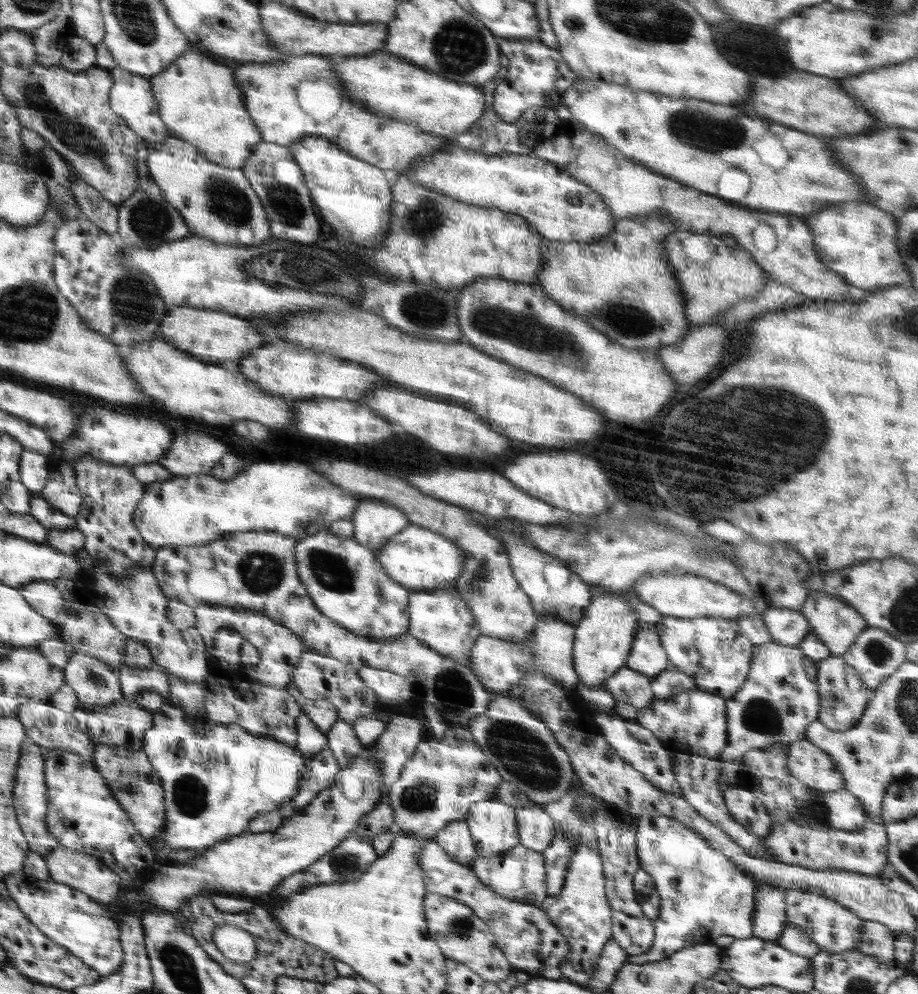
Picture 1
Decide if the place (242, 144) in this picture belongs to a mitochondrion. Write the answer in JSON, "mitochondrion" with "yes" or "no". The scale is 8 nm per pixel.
{"mitochondrion":"no"}

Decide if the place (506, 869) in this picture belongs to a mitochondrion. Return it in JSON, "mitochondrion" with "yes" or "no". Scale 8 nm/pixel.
{"mitochondrion":"no"}

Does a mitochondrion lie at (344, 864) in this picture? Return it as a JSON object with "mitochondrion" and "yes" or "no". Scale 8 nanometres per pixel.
{"mitochondrion":"yes"}

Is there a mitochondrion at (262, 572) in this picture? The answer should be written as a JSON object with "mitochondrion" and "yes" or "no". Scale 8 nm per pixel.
{"mitochondrion":"yes"}

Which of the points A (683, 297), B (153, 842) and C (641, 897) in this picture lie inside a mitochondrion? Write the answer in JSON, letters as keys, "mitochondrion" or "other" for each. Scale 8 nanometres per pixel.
{"A":"other","B":"other","C":"other"}

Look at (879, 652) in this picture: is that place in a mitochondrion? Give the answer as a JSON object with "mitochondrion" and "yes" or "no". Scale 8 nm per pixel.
{"mitochondrion":"yes"}

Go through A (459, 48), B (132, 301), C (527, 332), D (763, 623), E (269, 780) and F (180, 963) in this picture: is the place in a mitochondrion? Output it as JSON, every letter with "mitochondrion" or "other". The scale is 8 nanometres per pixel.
{"A":"mitochondrion","B":"mitochondrion","C":"mitochondrion","D":"other","E":"other","F":"mitochondrion"}

